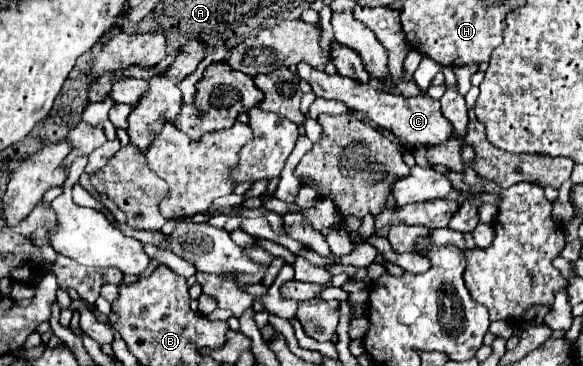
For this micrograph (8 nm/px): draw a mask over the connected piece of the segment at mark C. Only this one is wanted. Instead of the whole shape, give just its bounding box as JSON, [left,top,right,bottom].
[297,63,453,145]

